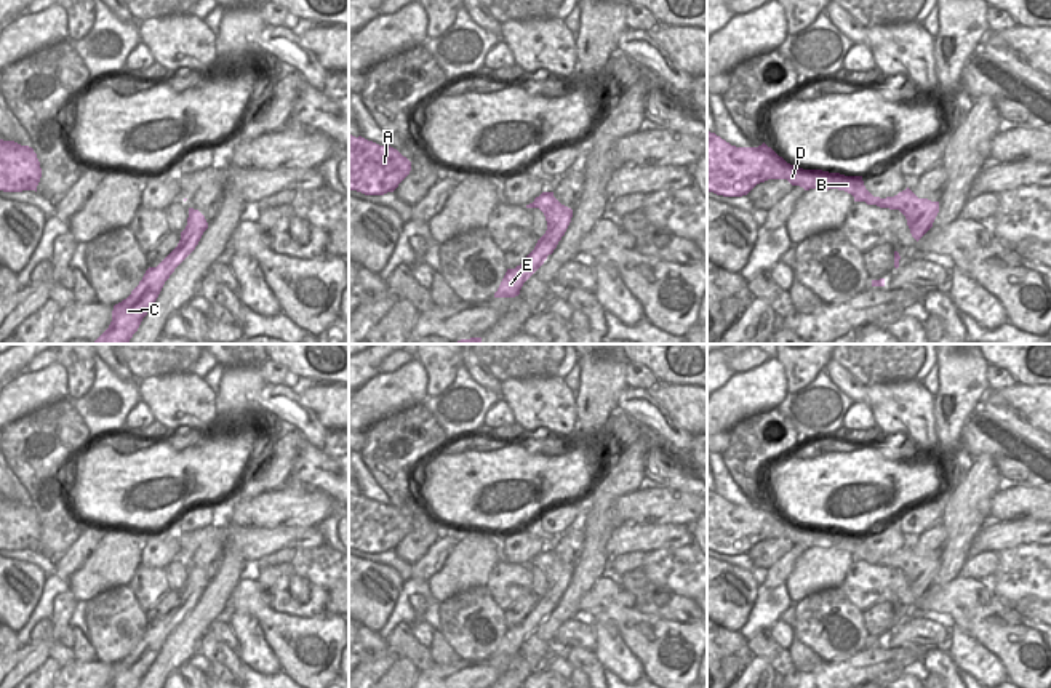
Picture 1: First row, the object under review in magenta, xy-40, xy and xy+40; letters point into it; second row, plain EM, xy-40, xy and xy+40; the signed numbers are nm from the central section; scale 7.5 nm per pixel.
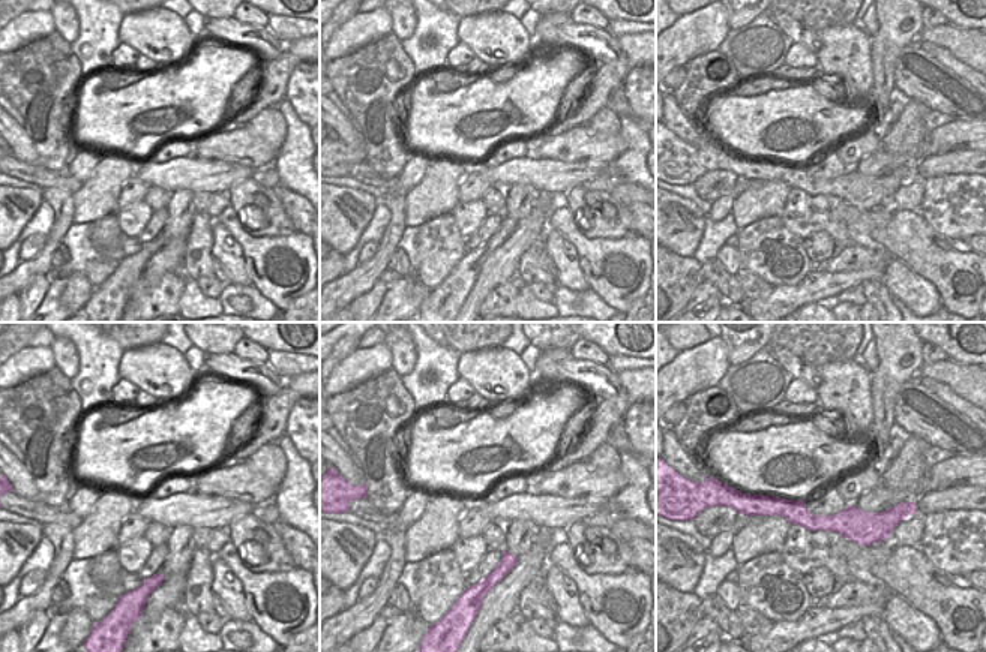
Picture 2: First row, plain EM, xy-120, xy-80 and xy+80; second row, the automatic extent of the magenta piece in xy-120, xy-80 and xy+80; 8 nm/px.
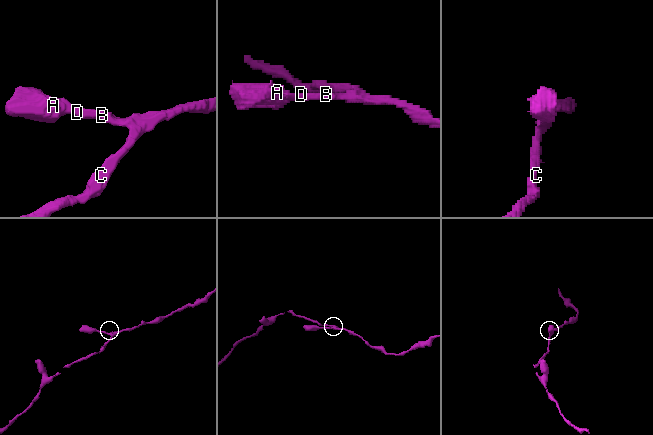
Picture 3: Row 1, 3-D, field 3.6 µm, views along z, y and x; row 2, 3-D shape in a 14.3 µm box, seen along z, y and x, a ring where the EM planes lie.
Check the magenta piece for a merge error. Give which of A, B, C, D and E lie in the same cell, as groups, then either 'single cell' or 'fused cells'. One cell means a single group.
A B C D E; single cell

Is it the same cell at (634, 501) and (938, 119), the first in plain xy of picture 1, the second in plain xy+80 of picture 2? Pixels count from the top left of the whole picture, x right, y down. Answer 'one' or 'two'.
two

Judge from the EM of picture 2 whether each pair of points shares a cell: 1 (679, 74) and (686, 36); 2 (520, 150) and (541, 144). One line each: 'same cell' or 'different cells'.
1: different cells
2: different cells

